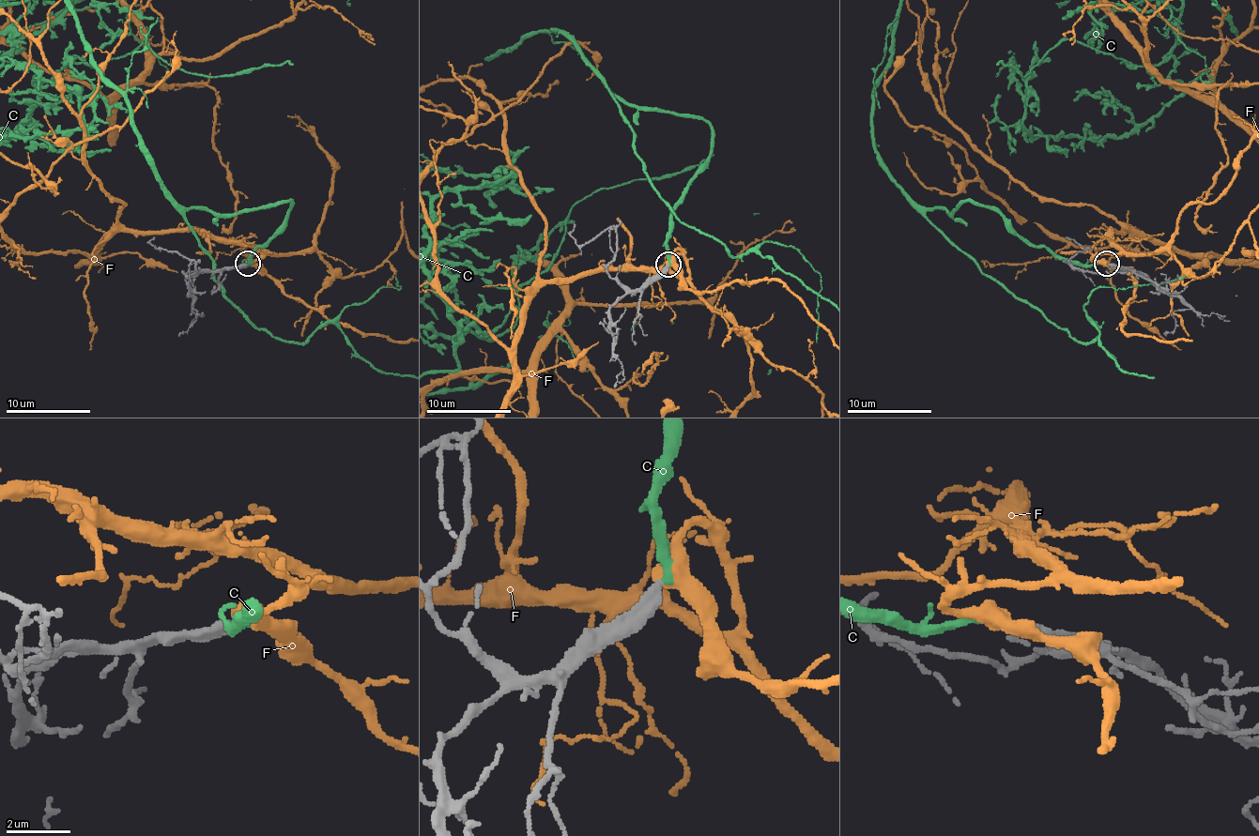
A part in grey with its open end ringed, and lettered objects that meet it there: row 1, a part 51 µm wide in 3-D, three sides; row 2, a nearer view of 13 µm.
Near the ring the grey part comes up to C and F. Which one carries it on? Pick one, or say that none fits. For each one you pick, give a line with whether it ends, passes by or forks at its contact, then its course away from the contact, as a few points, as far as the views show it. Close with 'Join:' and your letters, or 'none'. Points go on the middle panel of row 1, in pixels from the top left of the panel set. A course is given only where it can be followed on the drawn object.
C: it ends
Join: C

